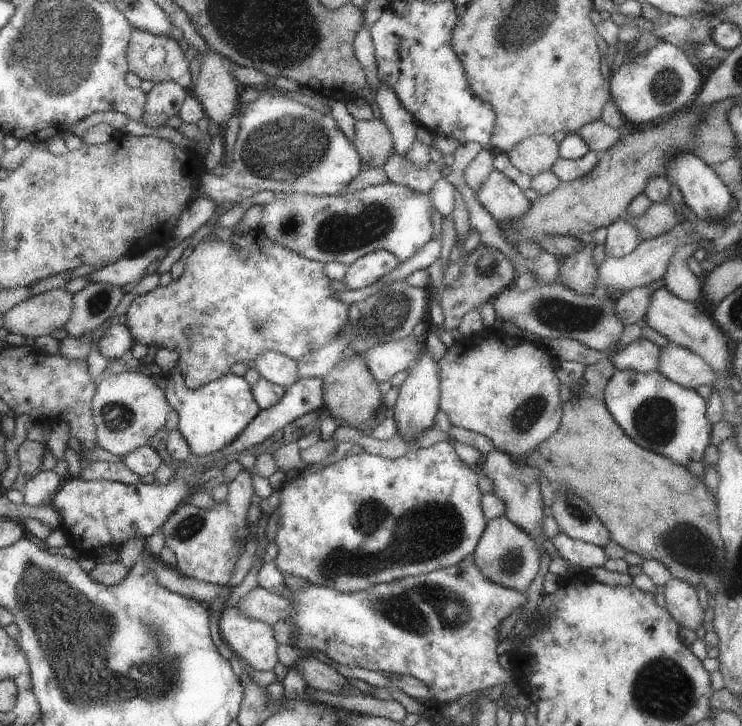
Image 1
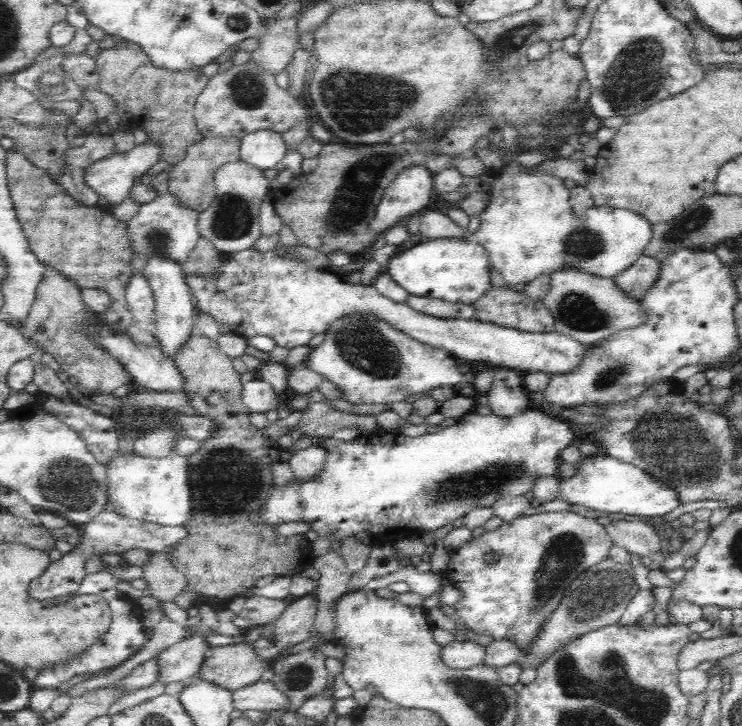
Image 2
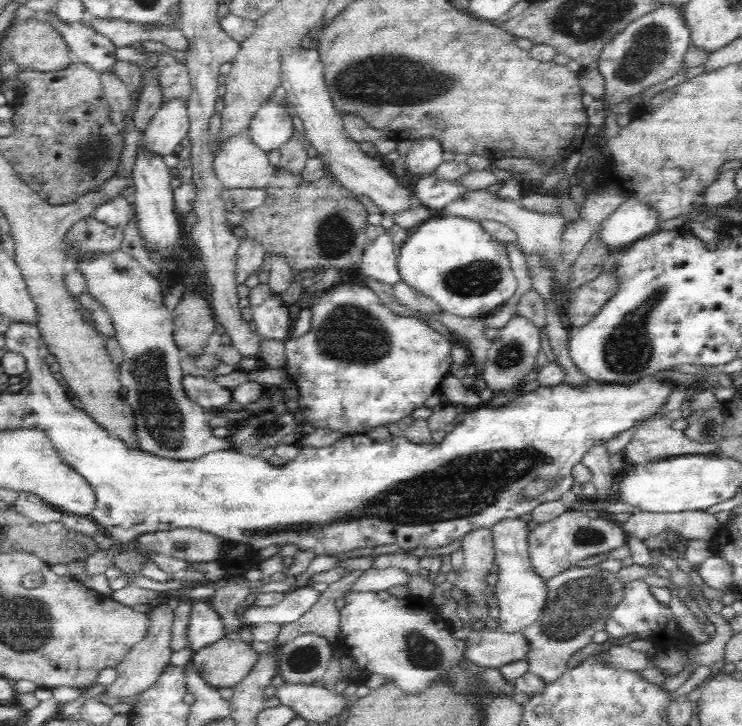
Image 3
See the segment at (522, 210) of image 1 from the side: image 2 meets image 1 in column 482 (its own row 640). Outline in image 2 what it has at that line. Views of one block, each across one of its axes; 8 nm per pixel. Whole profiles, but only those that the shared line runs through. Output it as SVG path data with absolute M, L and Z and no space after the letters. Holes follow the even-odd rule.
M194 632L180 642L168 646L157 657L159 662L159 678L164 682L180 682L197 676L198 670L211 647L206 636Z

